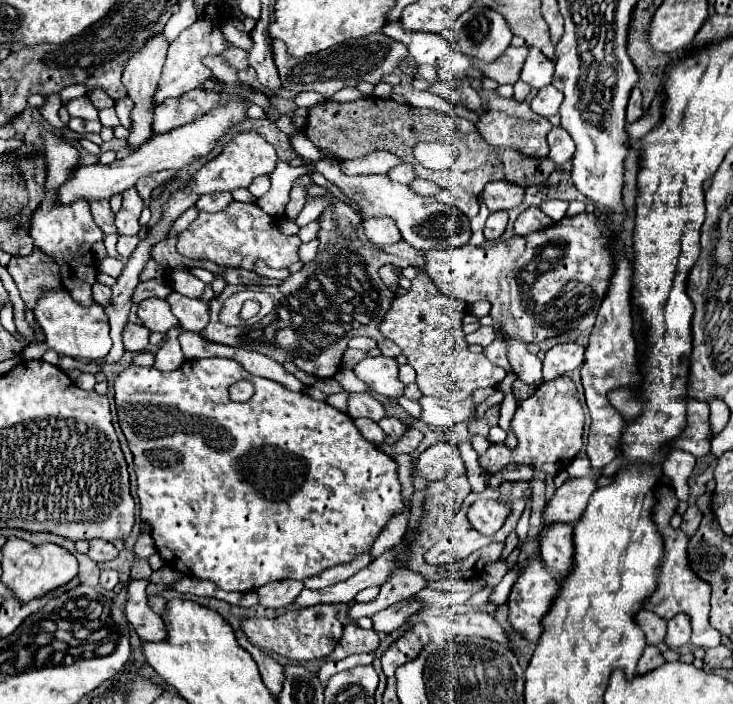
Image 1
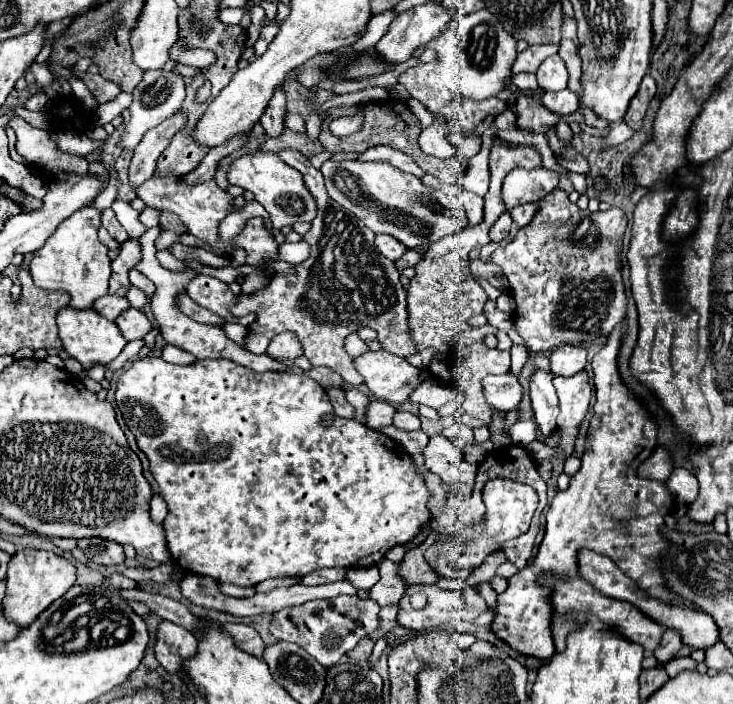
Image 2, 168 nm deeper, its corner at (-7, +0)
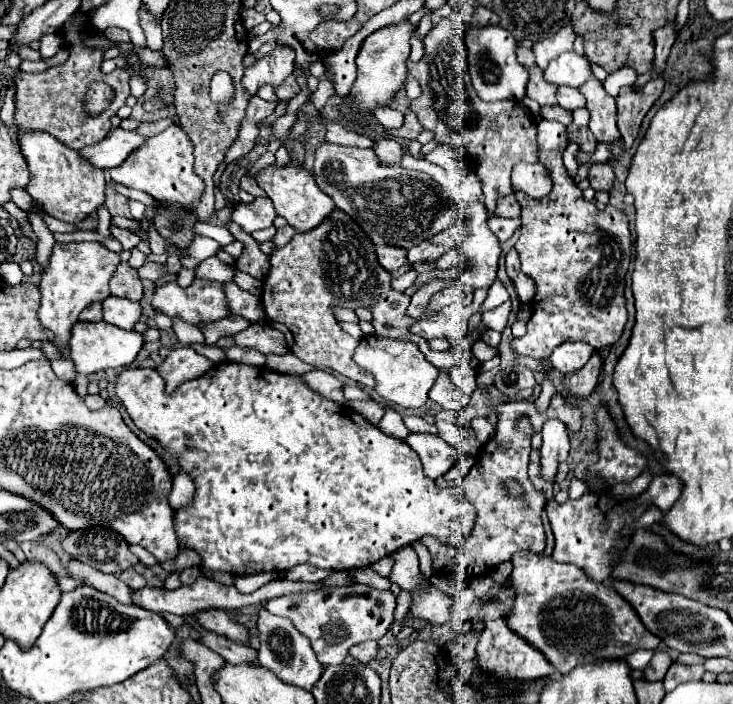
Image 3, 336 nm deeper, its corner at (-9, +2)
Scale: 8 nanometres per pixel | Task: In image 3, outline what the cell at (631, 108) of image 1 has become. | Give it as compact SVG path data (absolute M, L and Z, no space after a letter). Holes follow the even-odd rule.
M658 76L640 88L636 88L636 86L626 88L618 94L618 98L616 98L618 130L620 130L624 148L632 146L632 142L638 134L638 128L642 124L642 118L646 116L650 106L658 100L658 96L662 94L662 88L664 88L664 80Z

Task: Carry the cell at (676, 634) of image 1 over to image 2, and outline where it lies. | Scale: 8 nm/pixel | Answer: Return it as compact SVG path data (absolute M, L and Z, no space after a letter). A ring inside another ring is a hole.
M666 630L662 642L654 650L654 658L658 660L658 666L666 666L666 662L670 662L680 648L682 648L682 640L678 638L678 634L674 634L674 630Z

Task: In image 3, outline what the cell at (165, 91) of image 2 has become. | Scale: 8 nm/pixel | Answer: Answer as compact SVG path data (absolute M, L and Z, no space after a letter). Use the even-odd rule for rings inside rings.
M120 130L120 132L110 132L102 142L98 142L92 148L80 150L80 154L90 160L96 168L114 168L124 162L140 144L144 144L146 136L136 134L136 130Z

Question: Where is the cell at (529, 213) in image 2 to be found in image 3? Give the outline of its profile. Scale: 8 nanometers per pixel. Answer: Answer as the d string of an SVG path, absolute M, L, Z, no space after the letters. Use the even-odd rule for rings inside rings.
M504 196L498 204L496 204L496 214L498 216L506 216L506 218L520 218L522 214L522 208L516 200L516 196Z

